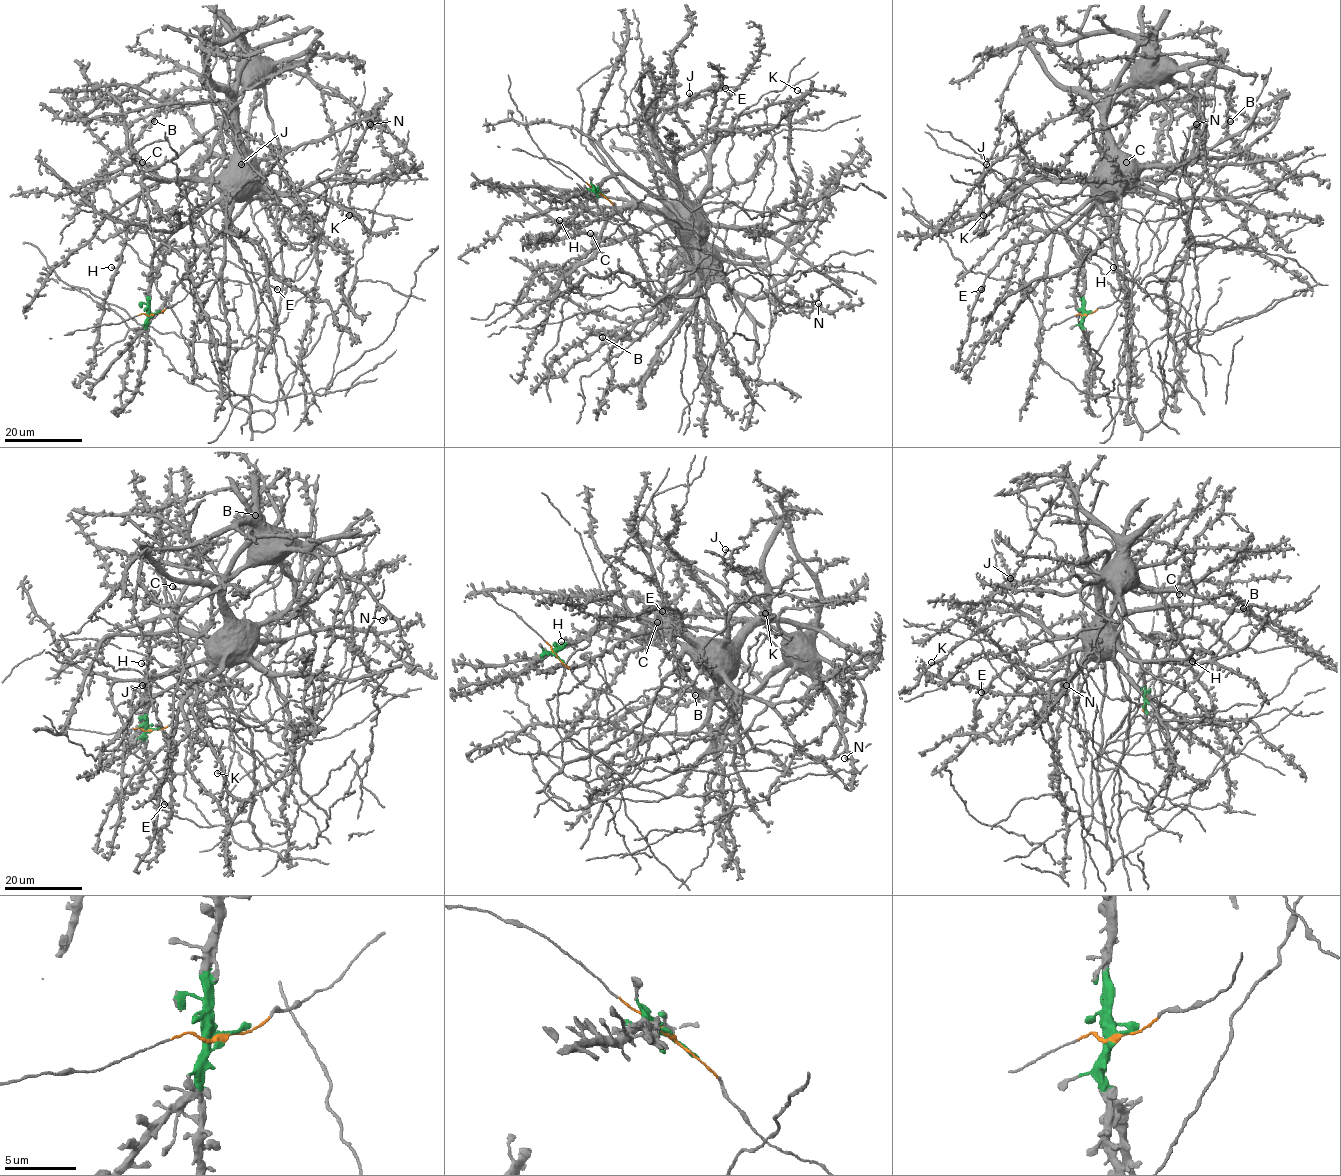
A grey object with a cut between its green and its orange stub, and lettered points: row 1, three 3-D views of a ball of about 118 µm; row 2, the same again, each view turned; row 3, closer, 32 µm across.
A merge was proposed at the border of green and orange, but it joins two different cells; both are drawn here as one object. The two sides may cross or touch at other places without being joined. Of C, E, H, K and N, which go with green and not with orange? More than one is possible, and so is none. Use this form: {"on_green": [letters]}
{"on_green": ["C", "E", "H", "K"]}

